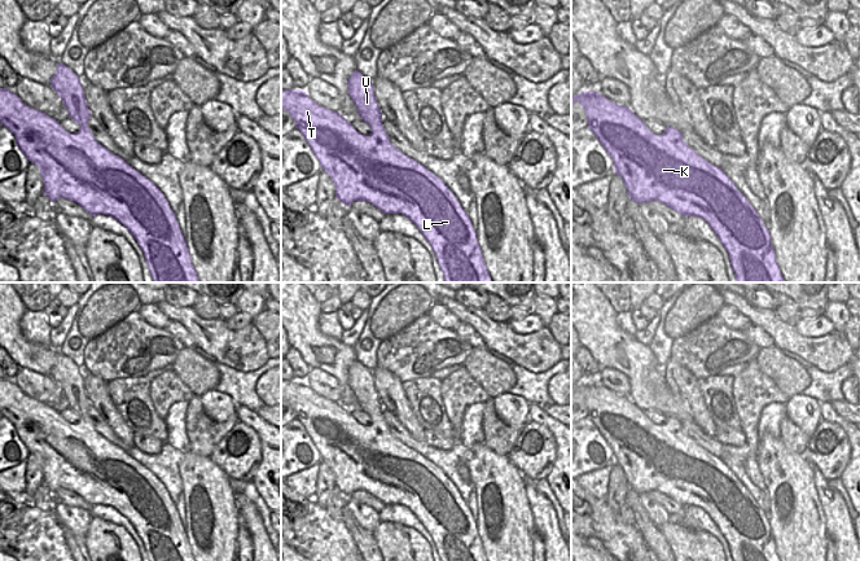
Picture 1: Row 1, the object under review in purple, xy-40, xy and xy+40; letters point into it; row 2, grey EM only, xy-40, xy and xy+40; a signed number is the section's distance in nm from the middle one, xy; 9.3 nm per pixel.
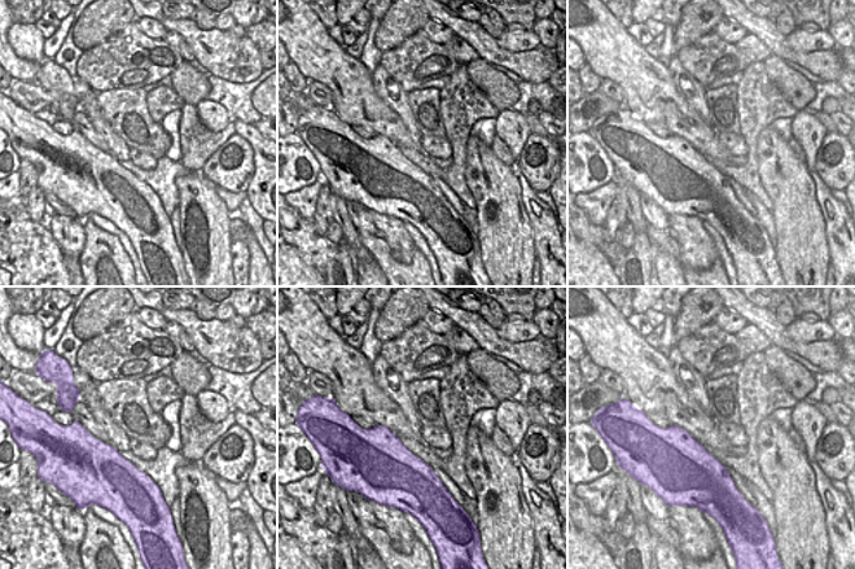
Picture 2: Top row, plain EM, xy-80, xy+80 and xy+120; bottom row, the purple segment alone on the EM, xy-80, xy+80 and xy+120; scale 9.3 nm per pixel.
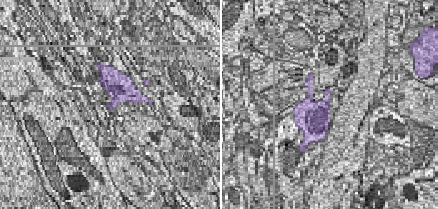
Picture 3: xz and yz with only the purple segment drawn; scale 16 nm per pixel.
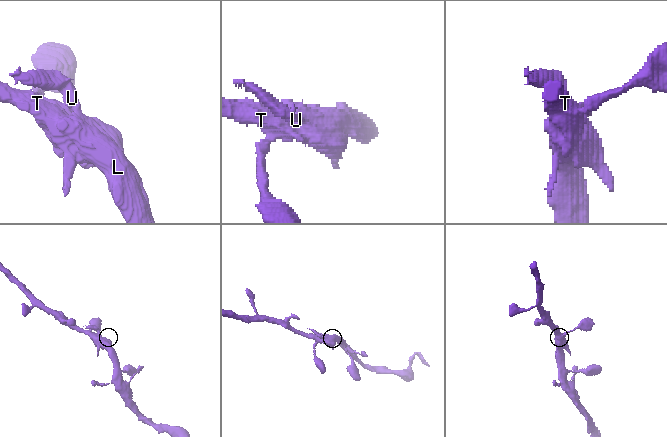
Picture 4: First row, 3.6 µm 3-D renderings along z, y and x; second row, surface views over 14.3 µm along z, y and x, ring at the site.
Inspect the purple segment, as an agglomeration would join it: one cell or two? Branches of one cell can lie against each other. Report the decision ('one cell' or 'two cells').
two cells

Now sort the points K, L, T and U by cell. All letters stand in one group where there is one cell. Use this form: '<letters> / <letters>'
K L T / U

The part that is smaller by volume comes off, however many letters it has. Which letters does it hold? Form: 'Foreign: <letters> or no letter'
Foreign: U

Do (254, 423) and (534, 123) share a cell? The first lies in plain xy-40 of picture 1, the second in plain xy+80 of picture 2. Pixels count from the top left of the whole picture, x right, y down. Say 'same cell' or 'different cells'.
same cell

